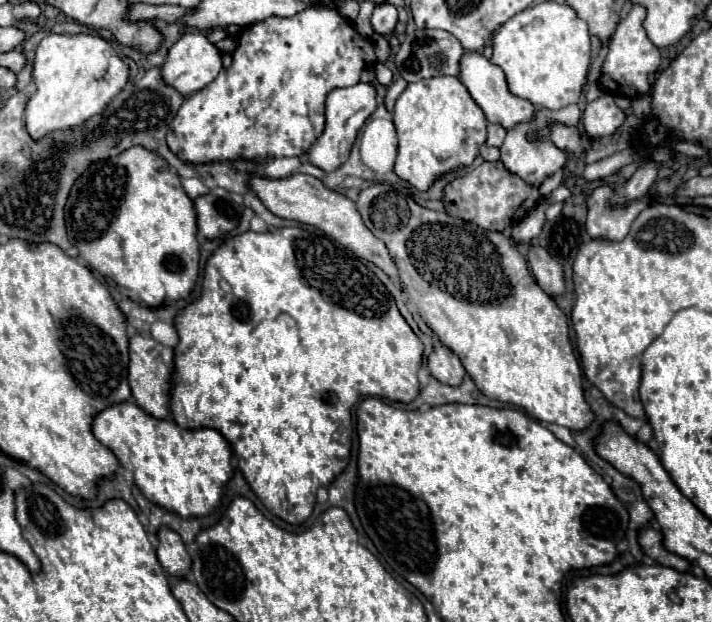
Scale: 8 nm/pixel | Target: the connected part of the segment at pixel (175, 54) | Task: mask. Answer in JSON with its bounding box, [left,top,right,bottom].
[161,32,223,96]

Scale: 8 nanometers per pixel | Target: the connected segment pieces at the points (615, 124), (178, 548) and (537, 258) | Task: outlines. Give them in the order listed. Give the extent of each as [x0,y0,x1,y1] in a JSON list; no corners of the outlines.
[[583,94,625,138],[157,526,191,576],[527,246,563,296]]

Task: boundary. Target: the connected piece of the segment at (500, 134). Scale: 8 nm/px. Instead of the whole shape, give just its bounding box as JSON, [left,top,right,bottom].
[487,124,505,146]

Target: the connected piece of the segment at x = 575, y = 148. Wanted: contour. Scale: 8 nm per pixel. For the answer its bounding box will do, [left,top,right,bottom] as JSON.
[551,126,589,154]

